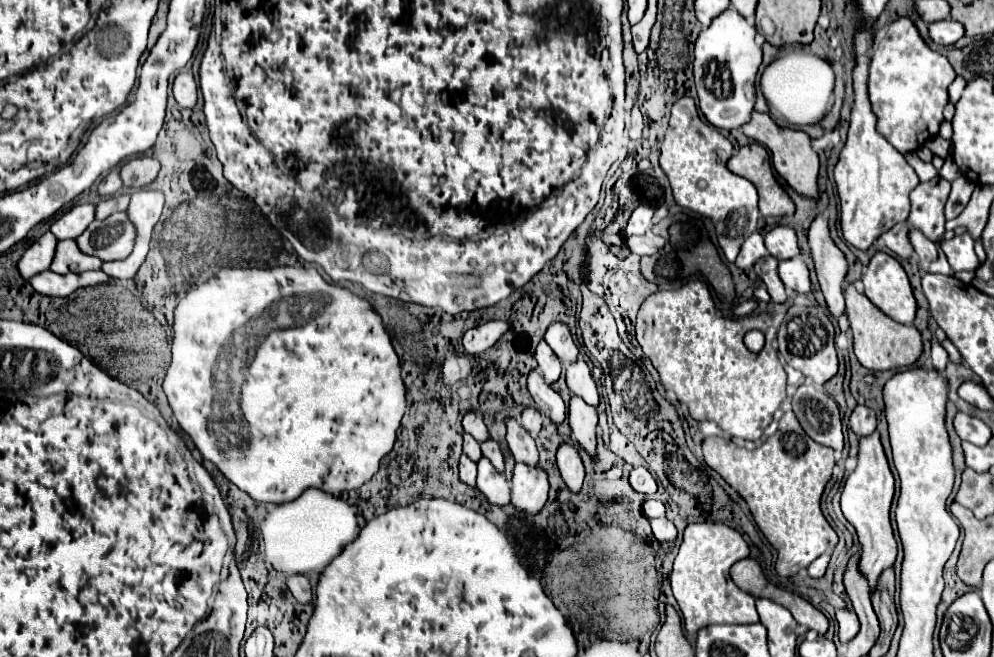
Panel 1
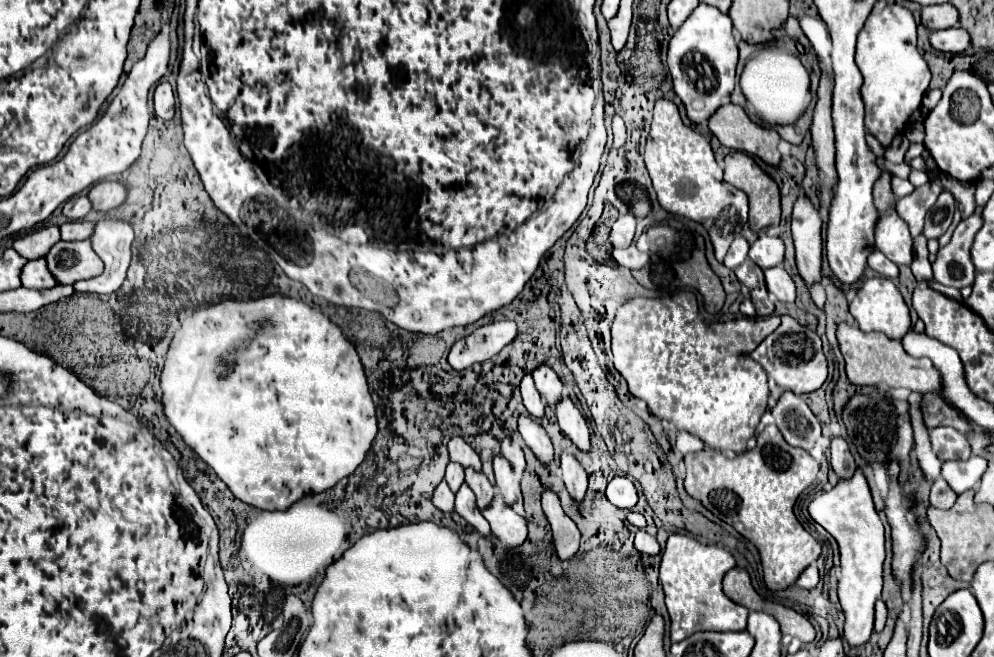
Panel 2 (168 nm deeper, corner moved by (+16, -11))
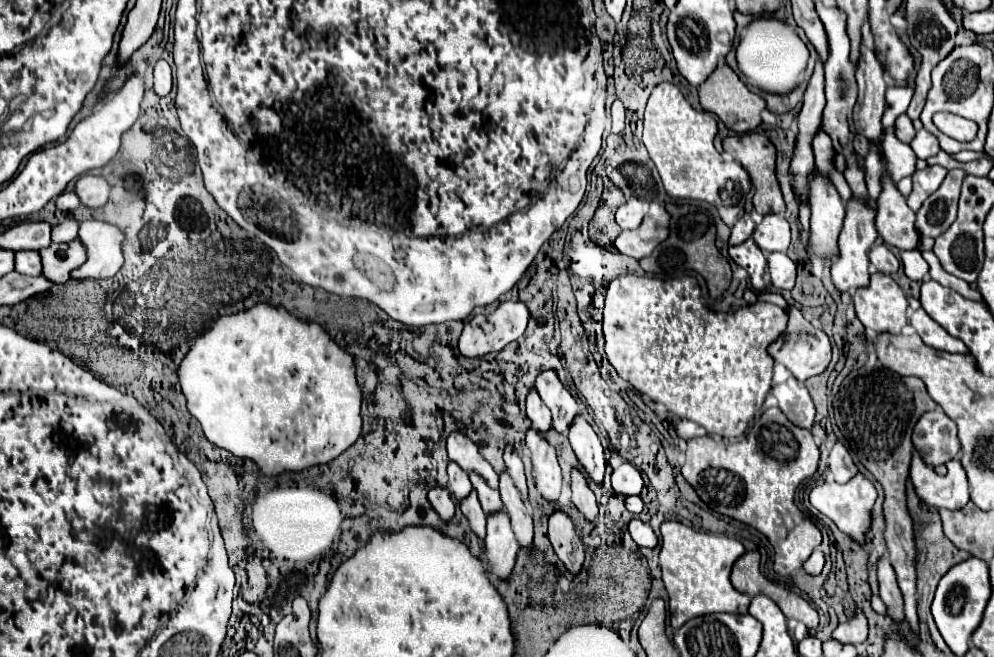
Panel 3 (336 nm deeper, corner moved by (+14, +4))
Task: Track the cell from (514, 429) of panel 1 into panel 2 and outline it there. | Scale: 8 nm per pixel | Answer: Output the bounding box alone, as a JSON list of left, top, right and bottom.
[494,456,524,516]

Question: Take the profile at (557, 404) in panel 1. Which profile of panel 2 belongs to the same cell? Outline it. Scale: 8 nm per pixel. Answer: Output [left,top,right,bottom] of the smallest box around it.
[518,414,554,464]

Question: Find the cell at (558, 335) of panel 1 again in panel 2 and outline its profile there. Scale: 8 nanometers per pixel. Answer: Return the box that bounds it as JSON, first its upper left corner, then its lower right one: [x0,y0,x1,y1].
[532,364,562,406]

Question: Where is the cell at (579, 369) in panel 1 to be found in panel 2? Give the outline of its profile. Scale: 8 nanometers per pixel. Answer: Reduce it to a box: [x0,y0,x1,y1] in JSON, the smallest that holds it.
[554,396,590,450]

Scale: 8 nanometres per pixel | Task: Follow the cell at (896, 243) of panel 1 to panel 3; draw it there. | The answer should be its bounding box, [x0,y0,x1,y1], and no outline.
[868,245,900,275]

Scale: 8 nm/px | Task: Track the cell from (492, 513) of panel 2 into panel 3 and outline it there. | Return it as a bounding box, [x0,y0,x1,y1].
[486,511,518,579]

